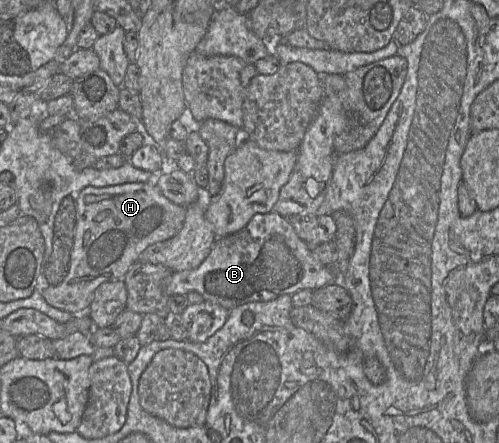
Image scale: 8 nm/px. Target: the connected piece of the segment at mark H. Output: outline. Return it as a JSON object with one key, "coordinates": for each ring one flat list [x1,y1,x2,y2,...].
{"coordinates":[[153,182,85,187,76,201,69,271,59,285,41,285,41,295,55,308,73,315,86,313,100,284,123,279,148,246,174,237,185,217,186,206,172,203]]}

